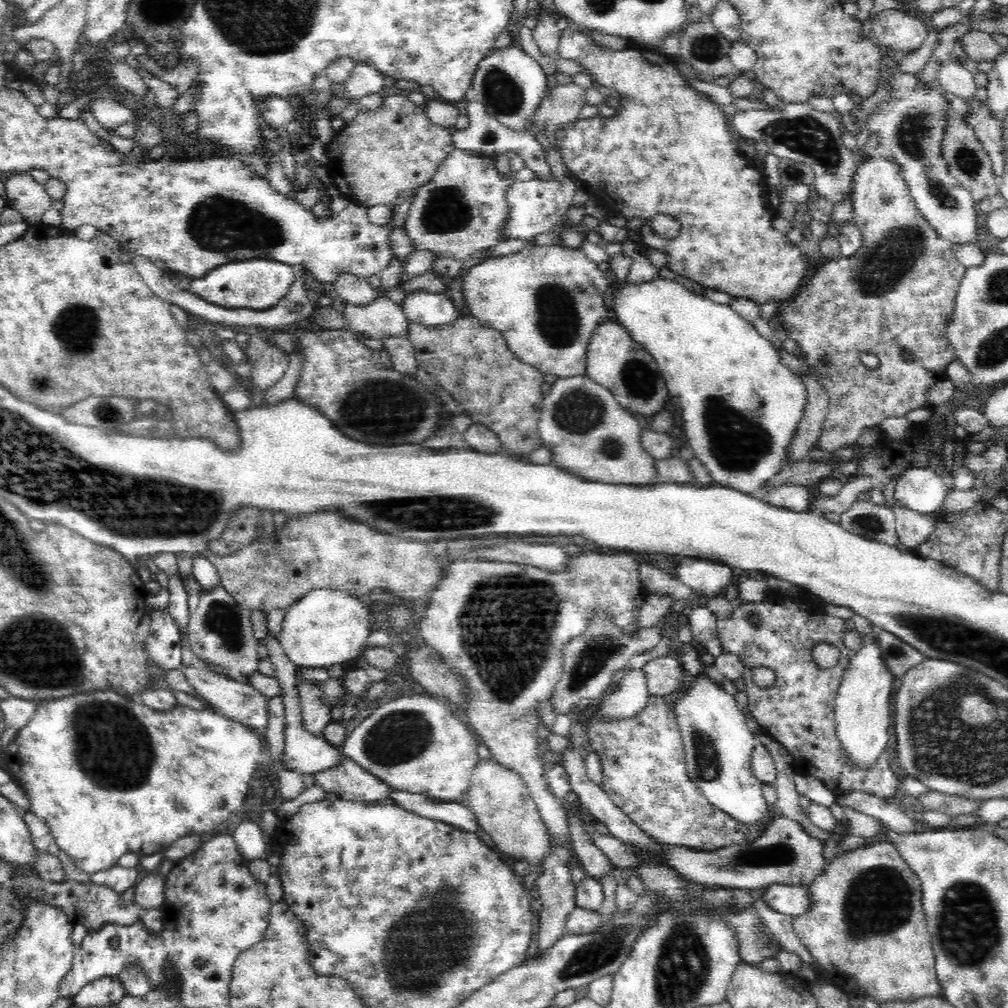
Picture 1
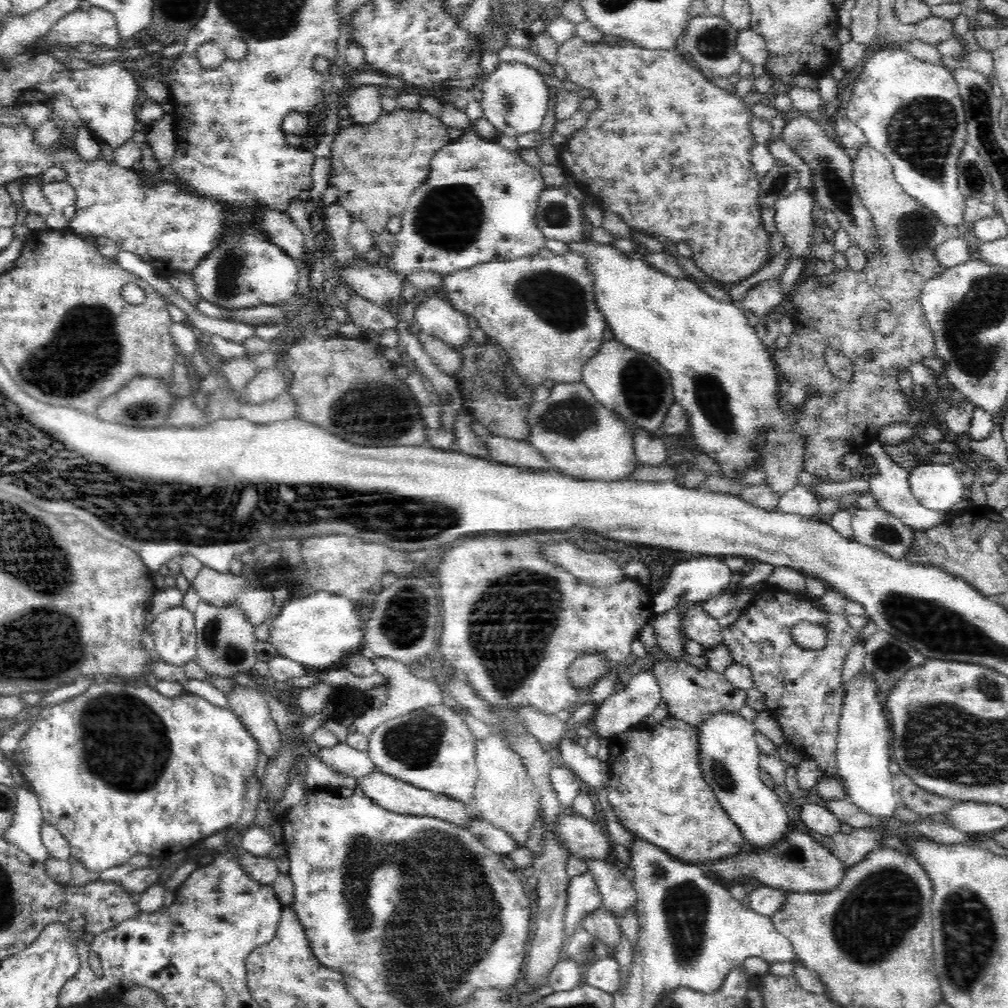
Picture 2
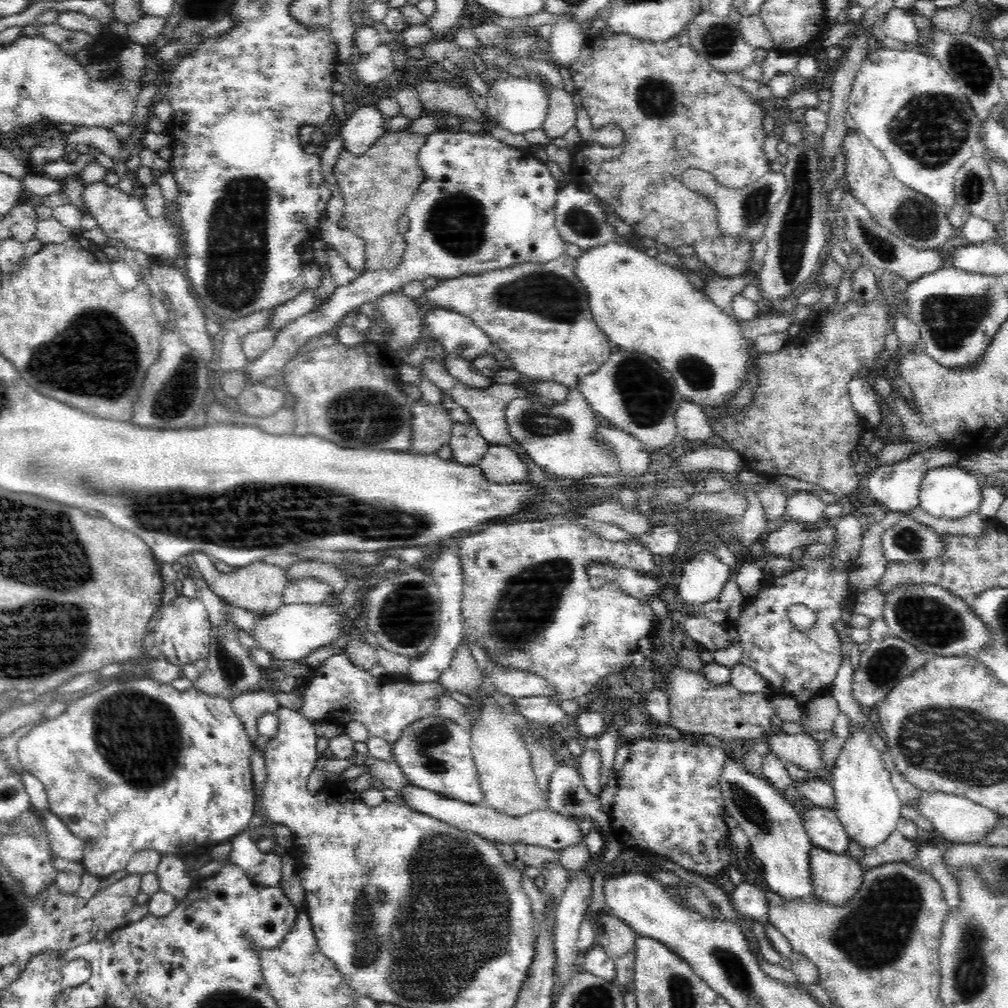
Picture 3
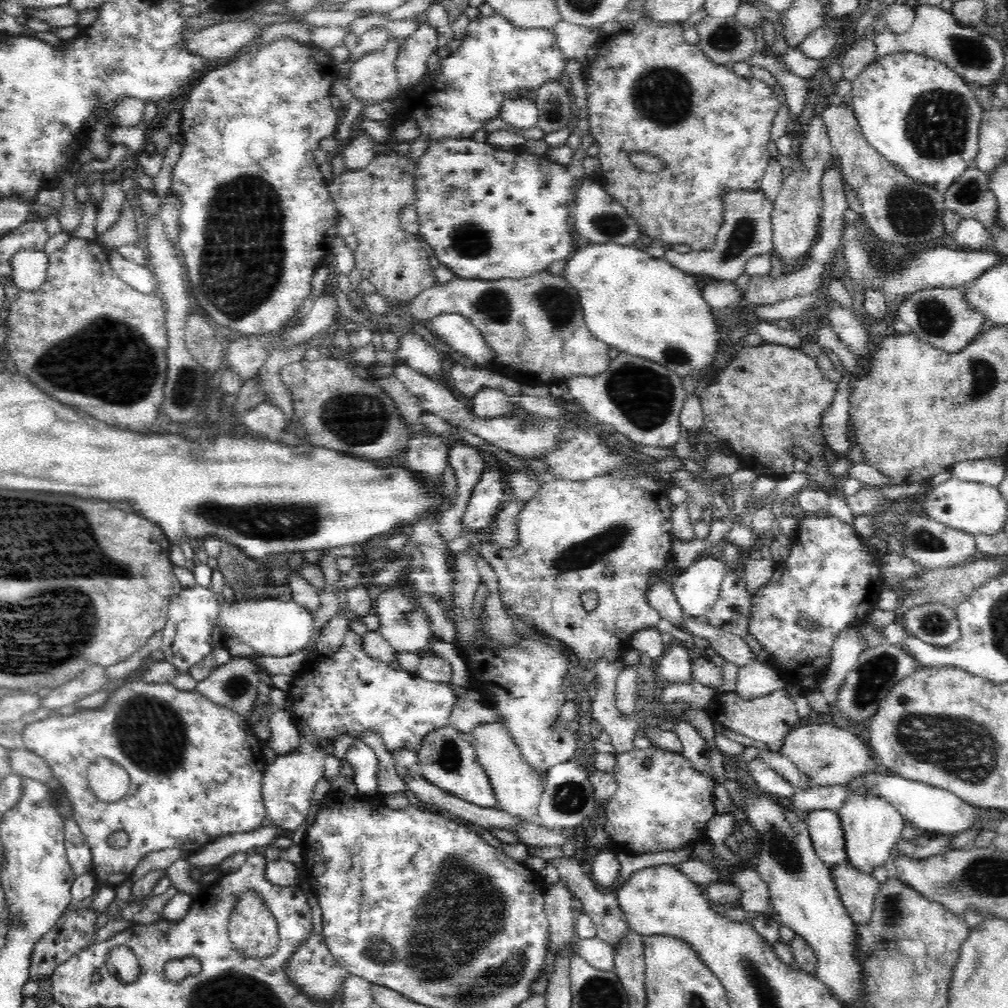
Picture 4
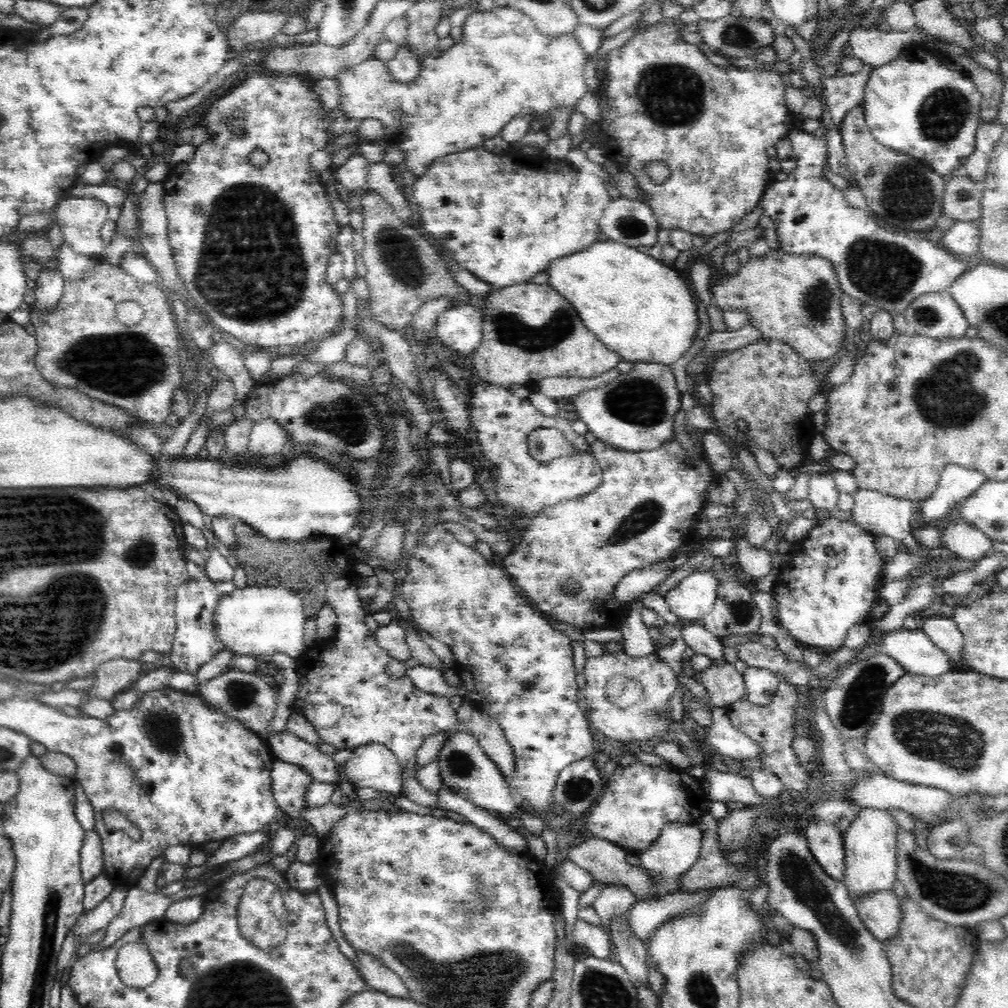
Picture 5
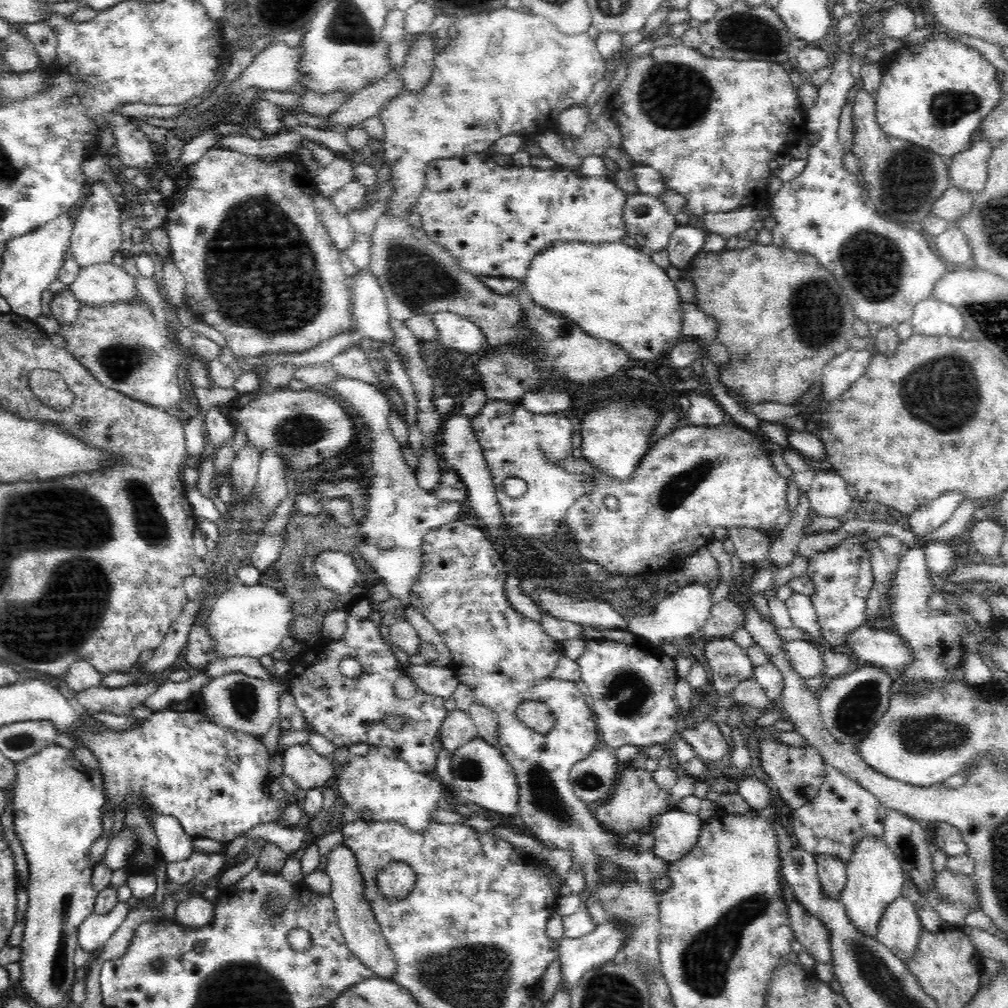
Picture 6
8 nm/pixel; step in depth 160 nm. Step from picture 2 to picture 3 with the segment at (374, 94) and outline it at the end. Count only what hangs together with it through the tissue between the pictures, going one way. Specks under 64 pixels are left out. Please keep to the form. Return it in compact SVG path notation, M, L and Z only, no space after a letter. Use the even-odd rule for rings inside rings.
M376 104L359 106L341 126L344 150L364 154L384 134L387 120Z

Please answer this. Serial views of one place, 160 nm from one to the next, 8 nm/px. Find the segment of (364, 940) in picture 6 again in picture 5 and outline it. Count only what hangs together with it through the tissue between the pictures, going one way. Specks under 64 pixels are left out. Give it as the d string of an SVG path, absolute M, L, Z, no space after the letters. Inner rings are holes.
M357 954L358 969L371 989L376 989L390 997L408 997L408 989L394 970L384 965L376 955Z

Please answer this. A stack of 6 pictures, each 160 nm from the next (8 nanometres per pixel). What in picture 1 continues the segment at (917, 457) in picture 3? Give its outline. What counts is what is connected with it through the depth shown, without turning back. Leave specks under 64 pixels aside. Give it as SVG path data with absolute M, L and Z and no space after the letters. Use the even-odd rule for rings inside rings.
M896 497L892 498L892 510L895 512L900 548L909 552L916 546L926 542L928 536L934 532L936 517L934 513L918 513L912 509L900 506Z

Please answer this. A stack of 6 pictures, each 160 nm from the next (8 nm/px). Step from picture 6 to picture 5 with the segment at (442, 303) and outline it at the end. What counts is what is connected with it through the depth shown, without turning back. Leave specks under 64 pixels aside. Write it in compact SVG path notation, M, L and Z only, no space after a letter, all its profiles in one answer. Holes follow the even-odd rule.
M367 191L354 199L354 205L362 208L364 216L365 244L359 266L369 287L370 298L365 306L377 322L391 330L404 332L418 308L432 298L447 298L454 302L454 308L468 305L470 292L452 278L441 252L420 230L405 224L382 196Z

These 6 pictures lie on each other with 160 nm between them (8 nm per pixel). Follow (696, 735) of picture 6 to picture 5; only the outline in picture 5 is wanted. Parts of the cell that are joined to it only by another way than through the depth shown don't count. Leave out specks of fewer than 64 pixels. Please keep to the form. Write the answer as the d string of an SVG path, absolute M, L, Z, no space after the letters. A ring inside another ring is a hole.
M713 708L712 726L706 730L704 742L708 744L708 752L717 752L718 757L728 759L763 759L763 750L760 743L754 742L742 734L731 722L727 708Z

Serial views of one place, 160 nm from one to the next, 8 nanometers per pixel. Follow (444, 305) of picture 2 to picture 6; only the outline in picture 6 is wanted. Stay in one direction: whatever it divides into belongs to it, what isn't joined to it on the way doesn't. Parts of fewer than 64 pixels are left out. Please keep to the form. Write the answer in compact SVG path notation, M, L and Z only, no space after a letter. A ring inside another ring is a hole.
M454 312L435 313L433 322L443 346L455 348L467 356L479 354L482 344L487 342L480 327Z

